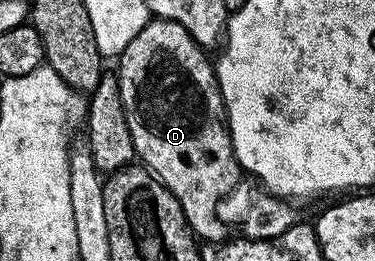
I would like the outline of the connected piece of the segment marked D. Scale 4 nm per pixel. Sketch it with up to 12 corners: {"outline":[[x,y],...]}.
{"outline":[[154,17],[115,73],[136,157],[194,235],[236,188],[208,53]]}

